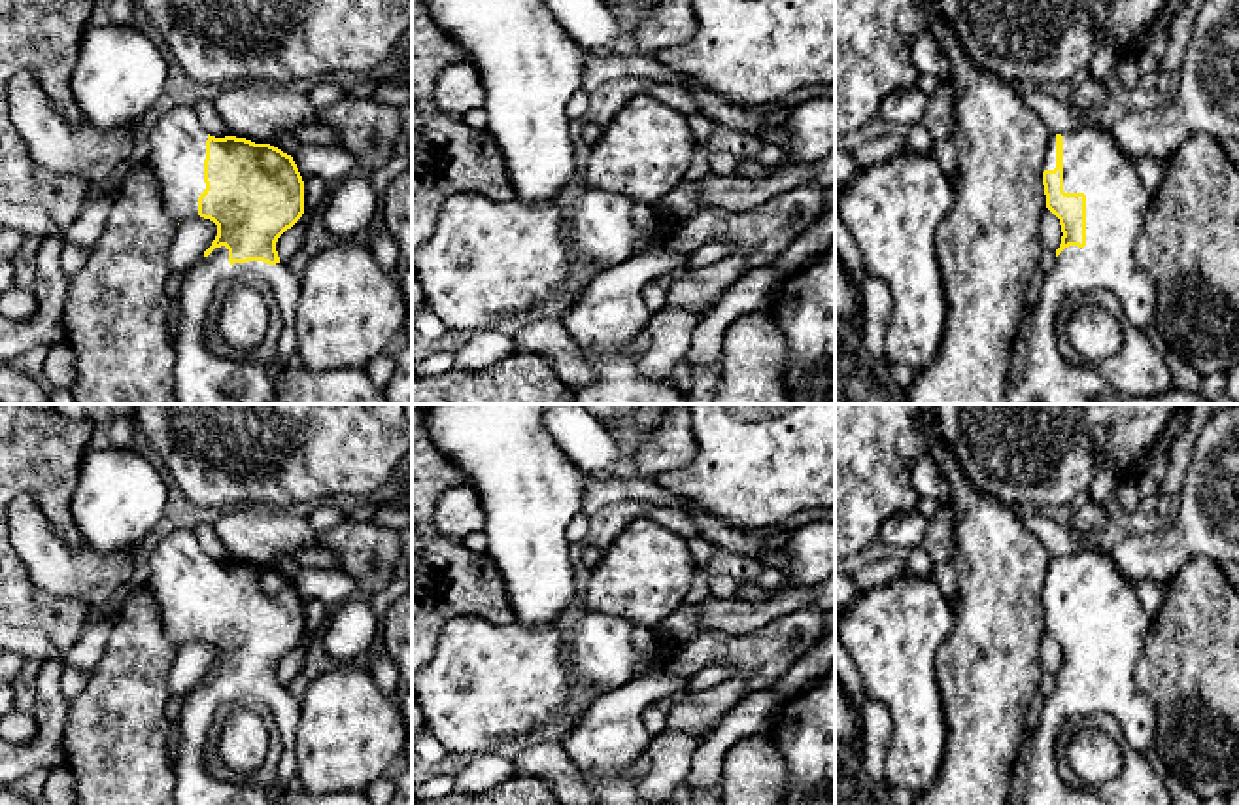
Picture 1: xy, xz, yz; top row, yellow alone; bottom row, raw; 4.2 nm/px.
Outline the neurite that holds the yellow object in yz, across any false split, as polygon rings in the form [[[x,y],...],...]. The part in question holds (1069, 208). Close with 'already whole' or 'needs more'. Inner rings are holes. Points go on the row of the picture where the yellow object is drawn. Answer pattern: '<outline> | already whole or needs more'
[[[1082,127],[1050,136],[1043,185],[1046,208],[1060,219],[1061,244],[1056,265],[1044,274],[1039,299],[1026,308],[1005,384],[1007,404],[1239,404],[1228,395],[1209,401],[1199,391],[1167,389],[1154,397],[1131,397],[1109,385],[1094,367],[1069,363],[1058,350],[1054,325],[1061,306],[1107,289],[1120,302],[1126,319],[1139,331],[1152,325],[1158,300],[1152,276],[1137,263],[1135,242],[1152,204],[1137,174],[1105,127]]] | needs more

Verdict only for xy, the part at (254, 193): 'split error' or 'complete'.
split error

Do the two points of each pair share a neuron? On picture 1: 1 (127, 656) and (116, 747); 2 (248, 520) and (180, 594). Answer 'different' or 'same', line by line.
1: same
2: different

